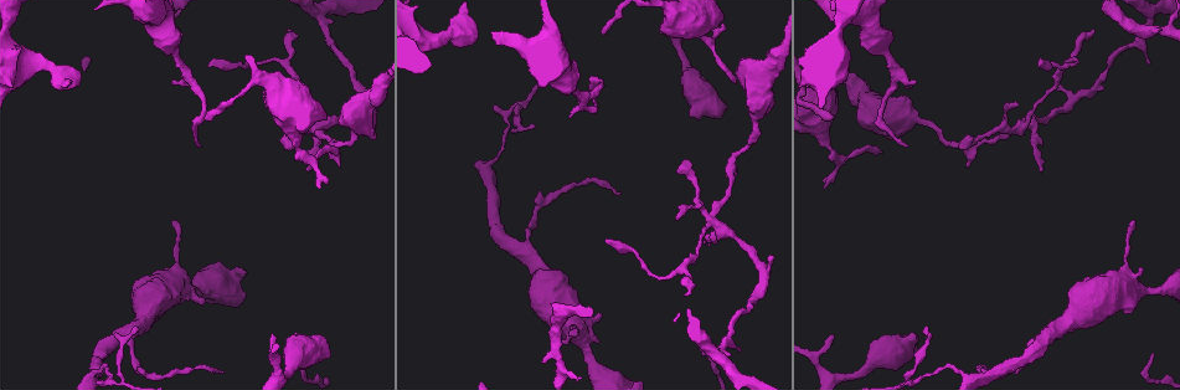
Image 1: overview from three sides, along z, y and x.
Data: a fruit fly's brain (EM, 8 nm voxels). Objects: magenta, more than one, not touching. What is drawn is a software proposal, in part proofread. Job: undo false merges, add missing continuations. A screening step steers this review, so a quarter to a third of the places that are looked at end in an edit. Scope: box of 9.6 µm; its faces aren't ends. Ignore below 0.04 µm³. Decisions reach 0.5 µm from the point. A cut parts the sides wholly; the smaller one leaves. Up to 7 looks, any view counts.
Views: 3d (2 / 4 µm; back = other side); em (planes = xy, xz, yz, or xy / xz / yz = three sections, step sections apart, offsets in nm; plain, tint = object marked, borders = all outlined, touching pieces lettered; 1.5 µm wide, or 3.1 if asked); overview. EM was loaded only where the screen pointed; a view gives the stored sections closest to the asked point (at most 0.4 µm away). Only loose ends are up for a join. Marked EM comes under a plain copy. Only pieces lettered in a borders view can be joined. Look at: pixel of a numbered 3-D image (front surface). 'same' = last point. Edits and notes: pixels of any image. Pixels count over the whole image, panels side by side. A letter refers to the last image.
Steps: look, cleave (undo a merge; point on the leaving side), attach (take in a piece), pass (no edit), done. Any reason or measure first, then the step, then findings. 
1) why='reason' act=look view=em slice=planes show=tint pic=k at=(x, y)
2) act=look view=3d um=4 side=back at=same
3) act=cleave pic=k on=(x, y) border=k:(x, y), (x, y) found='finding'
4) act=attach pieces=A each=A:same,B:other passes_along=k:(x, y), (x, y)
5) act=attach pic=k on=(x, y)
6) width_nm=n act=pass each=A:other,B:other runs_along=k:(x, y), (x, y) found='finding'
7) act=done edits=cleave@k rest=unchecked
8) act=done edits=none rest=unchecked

act=look view=3d um=2 pic=1 at=(534, 127)

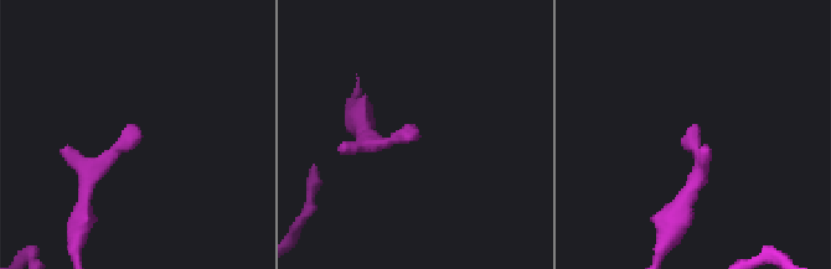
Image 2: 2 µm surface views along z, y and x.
act=look view=em slice=planes show=borders pic=2 at=(419, 136)

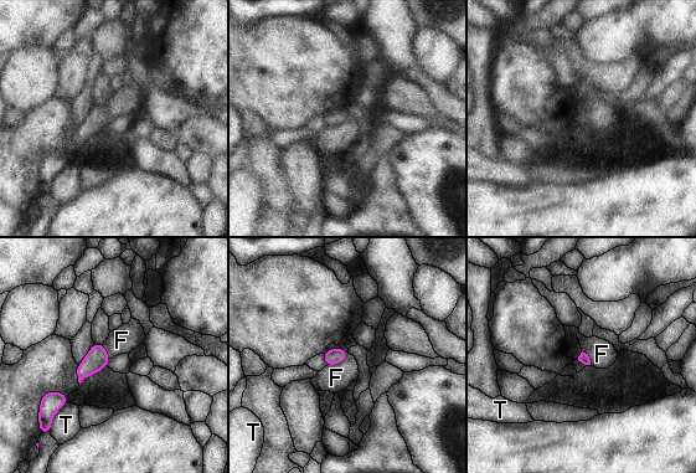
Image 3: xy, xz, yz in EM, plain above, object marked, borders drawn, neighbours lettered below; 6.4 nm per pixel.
longest_contact=F:170nm act=pass each=F:other,T:other border=3:(348, 353), (343, 360), (326, 366) found='no lettered piece goes on from it'

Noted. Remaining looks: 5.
why='thin end' act=look view=3d um=4 pic=1 at=(289, 29)

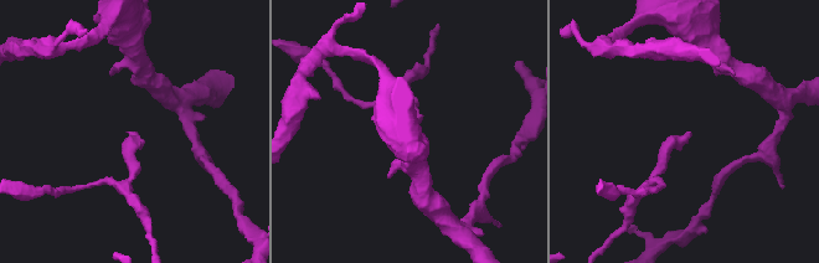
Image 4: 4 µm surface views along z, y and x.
act=look view=em slice=planes show=borders pic=4 at=(691, 134)

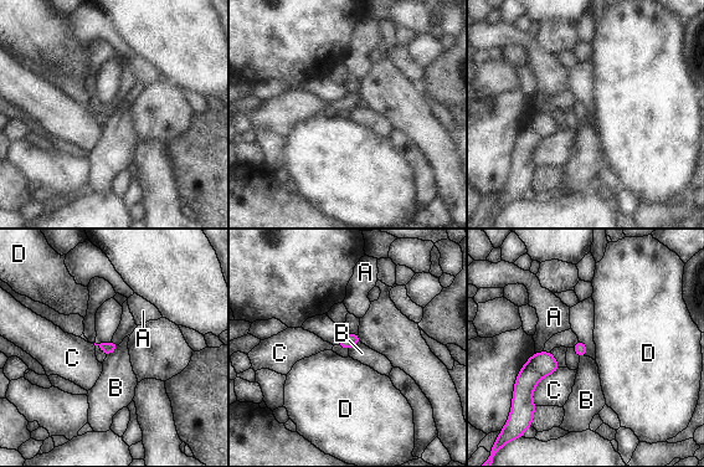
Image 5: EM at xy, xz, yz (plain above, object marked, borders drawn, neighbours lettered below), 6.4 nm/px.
act=pass each=A:other,B:other,C:other,D:other border=5:(116, 345), (107, 357) found='no lettered piece goes on from it'

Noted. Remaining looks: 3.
why='three arms meet' act=look view=em slice=xy step=4 show=tint pic=1 at=(317, 128)

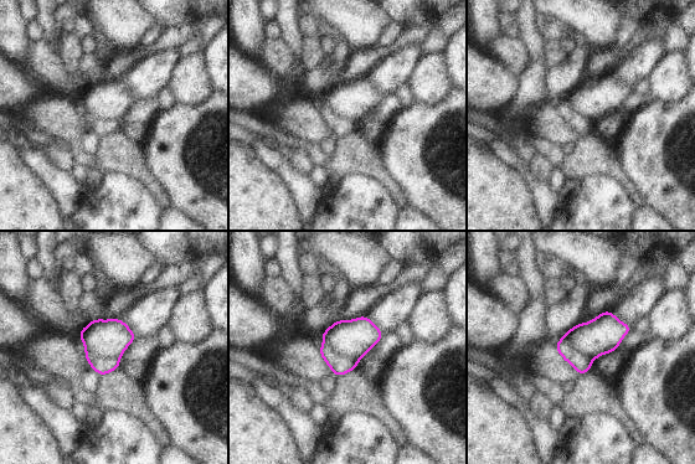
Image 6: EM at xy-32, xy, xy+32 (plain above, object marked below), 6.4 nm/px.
why='cut it another way' act=look view=em slice=planes show=borders at=same

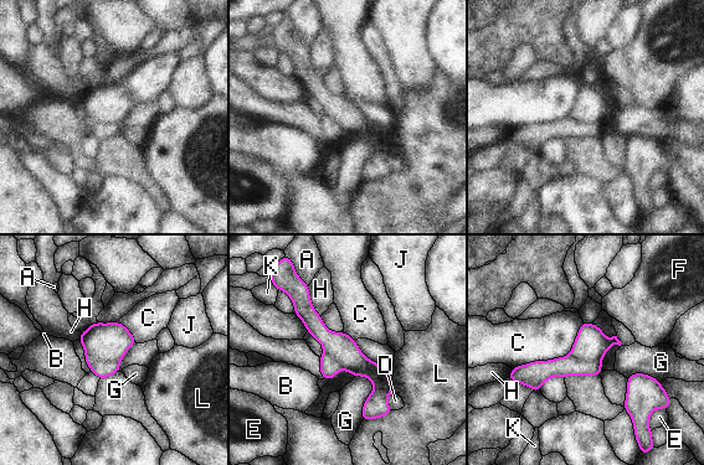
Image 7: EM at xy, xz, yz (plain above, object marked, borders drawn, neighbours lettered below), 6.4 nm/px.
longest_contact=C:550nm act=cleave pic=7 on=(103, 342) each=A:other,B:other,C:other,D:other,E:other,F:other,G:other,H:other,J:other,K:other,L:other border=7:(86, 352), (97, 362), (118, 363) found='a second neuron is stuck on'

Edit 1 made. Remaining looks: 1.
act=done edits=cleave@7 rest=unchecked

